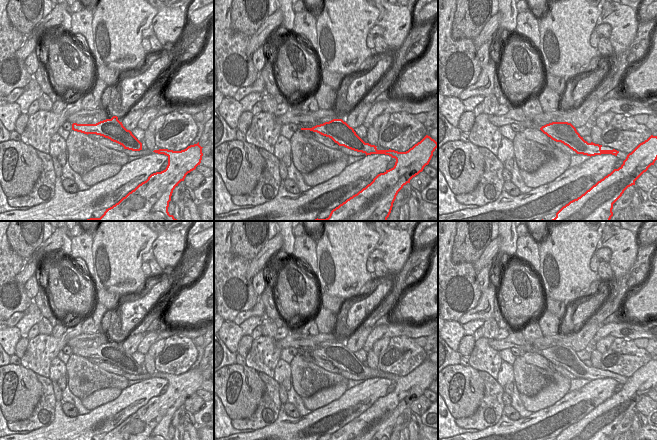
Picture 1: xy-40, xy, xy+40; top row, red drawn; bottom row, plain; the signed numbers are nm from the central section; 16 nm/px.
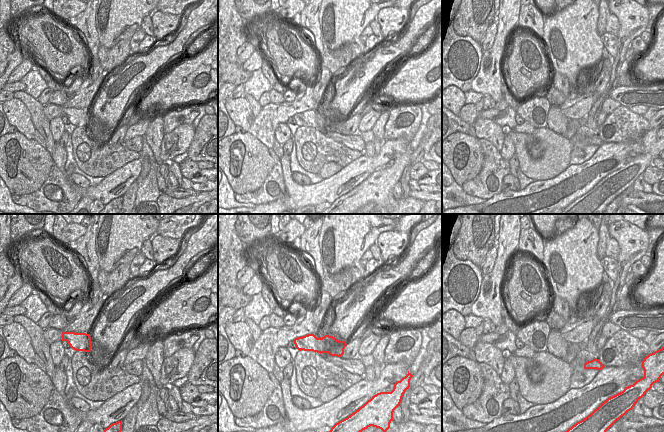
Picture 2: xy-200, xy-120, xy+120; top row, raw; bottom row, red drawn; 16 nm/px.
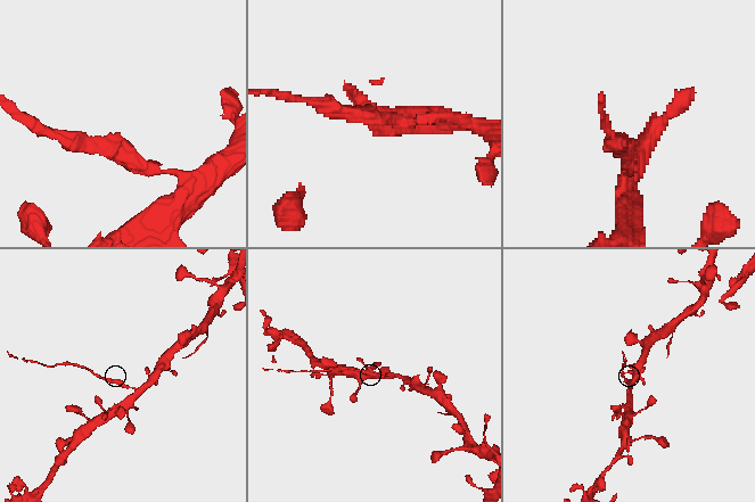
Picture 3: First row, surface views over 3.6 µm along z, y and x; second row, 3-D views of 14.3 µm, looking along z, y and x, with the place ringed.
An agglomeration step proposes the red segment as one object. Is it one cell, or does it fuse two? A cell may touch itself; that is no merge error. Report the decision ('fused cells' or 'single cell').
fused cells

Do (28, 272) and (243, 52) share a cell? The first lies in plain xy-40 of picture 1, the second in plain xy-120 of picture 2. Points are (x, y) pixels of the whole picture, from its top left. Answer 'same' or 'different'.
same

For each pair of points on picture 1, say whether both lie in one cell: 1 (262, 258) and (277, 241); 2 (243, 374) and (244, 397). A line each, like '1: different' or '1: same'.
1: same
2: same

